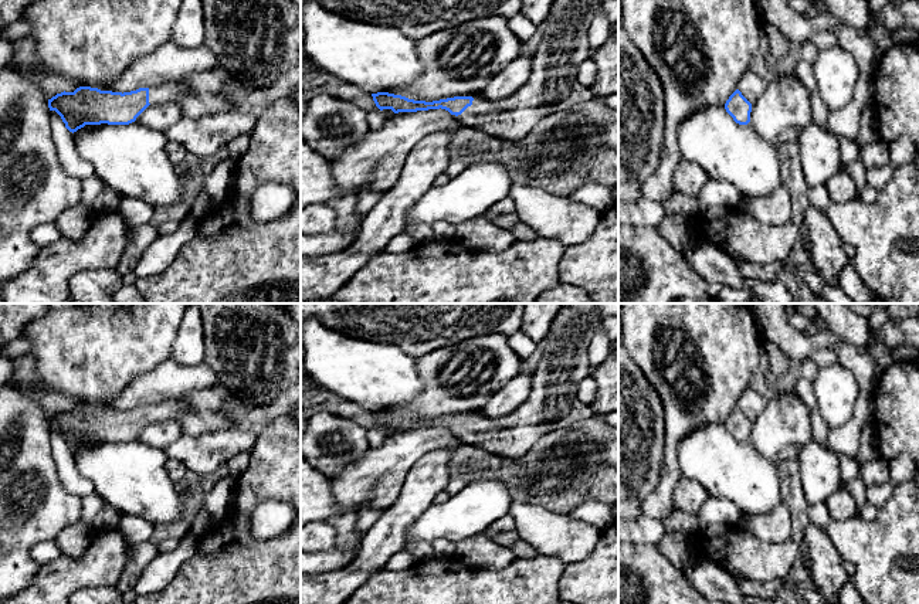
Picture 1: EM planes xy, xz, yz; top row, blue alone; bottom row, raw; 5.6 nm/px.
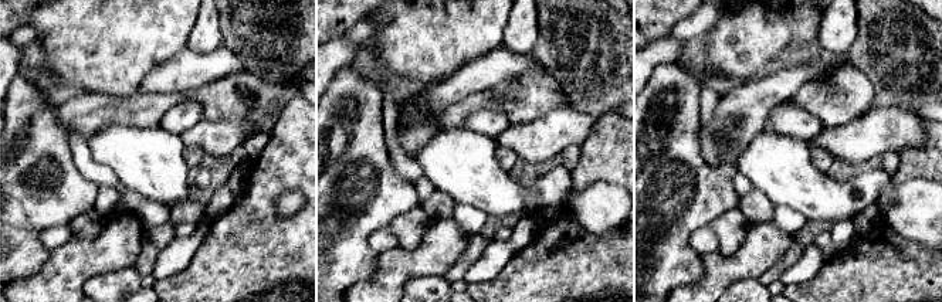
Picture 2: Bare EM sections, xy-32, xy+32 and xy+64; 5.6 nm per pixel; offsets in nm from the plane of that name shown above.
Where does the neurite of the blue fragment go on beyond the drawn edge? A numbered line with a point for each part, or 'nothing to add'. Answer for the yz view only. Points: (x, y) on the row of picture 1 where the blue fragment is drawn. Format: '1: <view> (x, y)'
nothing to add

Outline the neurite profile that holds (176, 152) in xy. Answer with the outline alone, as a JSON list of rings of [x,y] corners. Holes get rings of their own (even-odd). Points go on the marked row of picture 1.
[[[167,142],[166,145],[166,153],[169,156],[169,160],[173,166],[177,166],[186,159],[187,150],[184,146],[176,142]]]

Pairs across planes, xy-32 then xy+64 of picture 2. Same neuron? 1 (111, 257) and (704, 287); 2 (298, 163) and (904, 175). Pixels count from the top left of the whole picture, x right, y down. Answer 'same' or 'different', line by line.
1: same
2: same

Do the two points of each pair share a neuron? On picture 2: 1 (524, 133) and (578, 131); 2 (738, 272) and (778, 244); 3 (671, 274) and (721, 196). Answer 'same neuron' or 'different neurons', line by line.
1: same neuron
2: same neuron
3: same neuron

